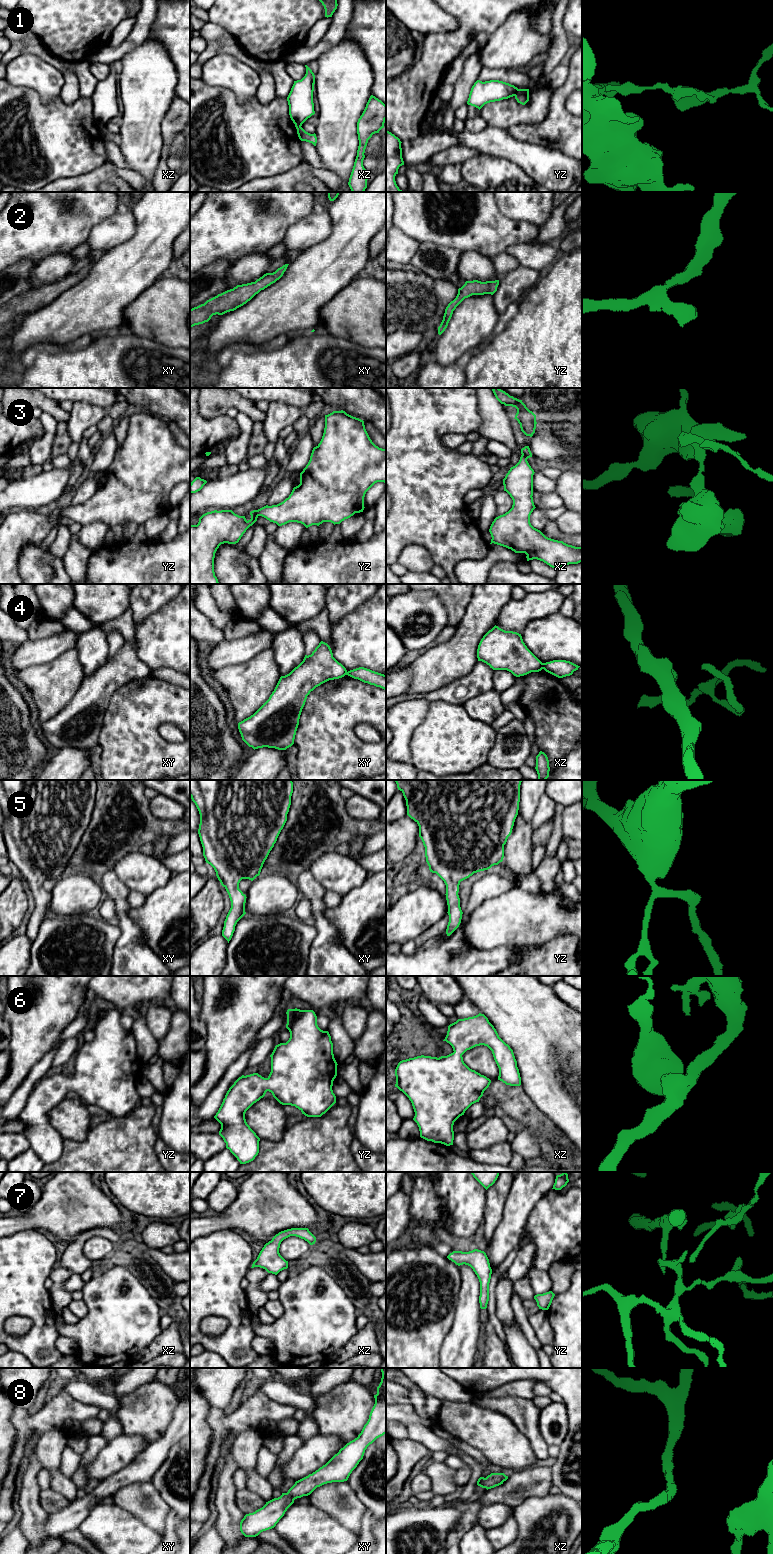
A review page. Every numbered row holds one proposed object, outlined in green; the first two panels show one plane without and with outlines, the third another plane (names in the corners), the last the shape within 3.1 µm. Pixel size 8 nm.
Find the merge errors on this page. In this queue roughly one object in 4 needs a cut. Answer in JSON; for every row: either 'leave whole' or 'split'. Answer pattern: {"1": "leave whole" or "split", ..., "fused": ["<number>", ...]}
{"1": "split", "2": "leave whole", "3": "split", "4": "split", "5": "leave whole", "6": "leave whole", "7": "leave whole", "8": "leave whole", "fused": ["1", "3", "4"]}

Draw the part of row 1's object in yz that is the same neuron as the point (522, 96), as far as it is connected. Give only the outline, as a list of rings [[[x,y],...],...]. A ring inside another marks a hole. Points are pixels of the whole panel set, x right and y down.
[[[518,89],[515,99],[518,103],[525,105],[529,101],[529,89]]]

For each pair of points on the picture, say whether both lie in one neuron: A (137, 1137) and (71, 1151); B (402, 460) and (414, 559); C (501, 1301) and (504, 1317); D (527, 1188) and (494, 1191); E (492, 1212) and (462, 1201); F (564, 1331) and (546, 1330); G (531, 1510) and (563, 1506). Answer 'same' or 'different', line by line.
A: same
B: different
C: same
D: different
E: different
F: different
G: same

